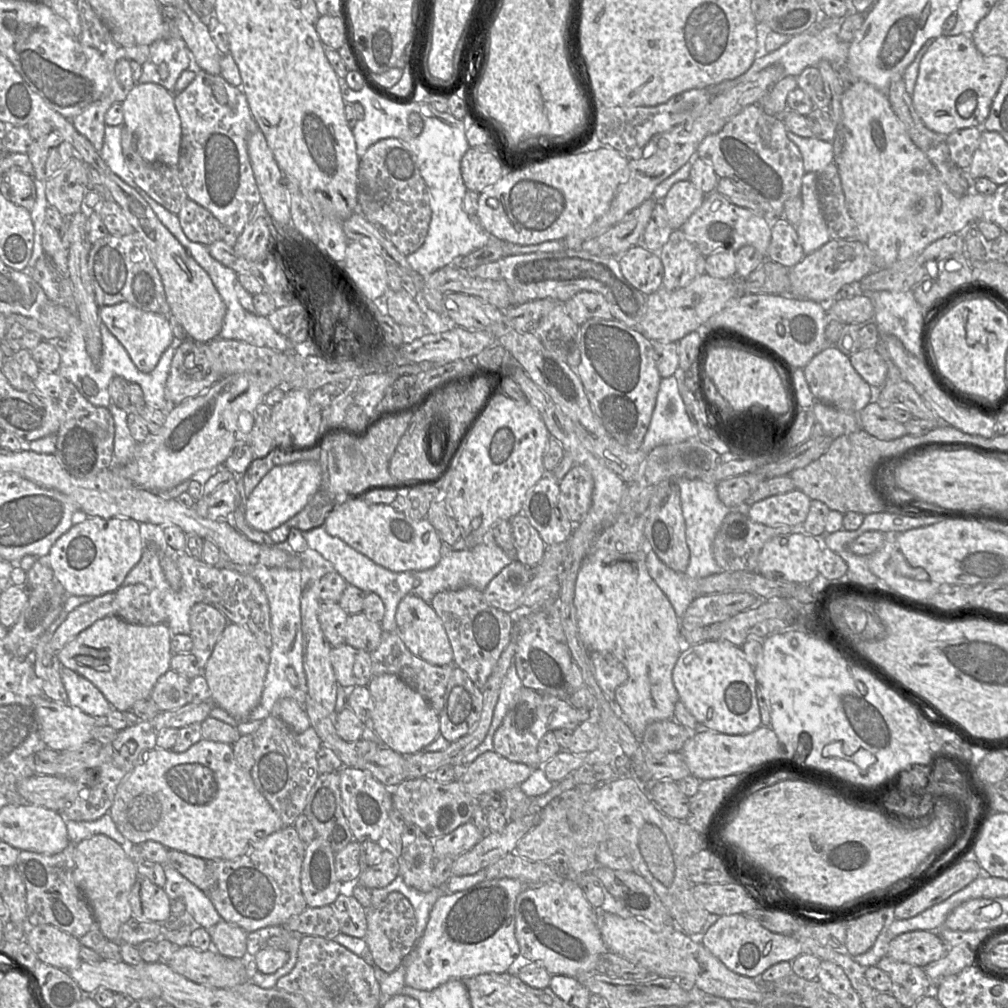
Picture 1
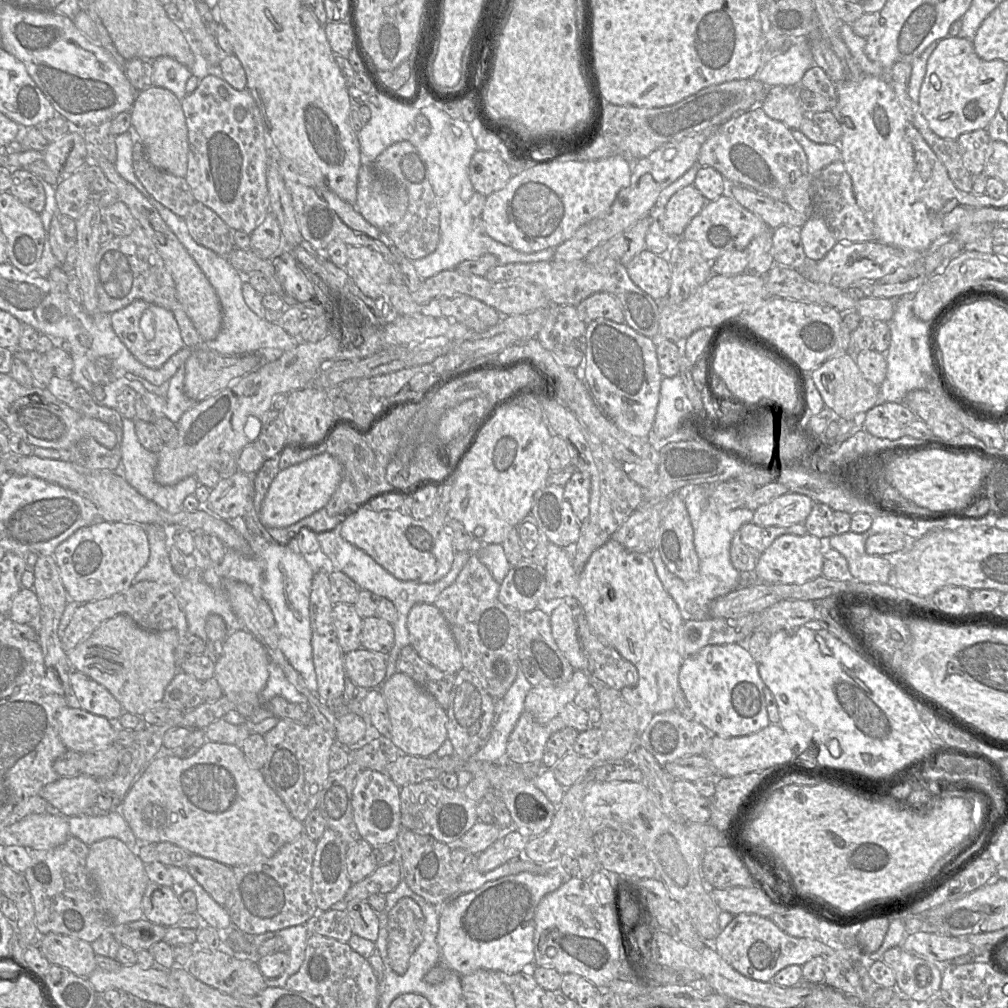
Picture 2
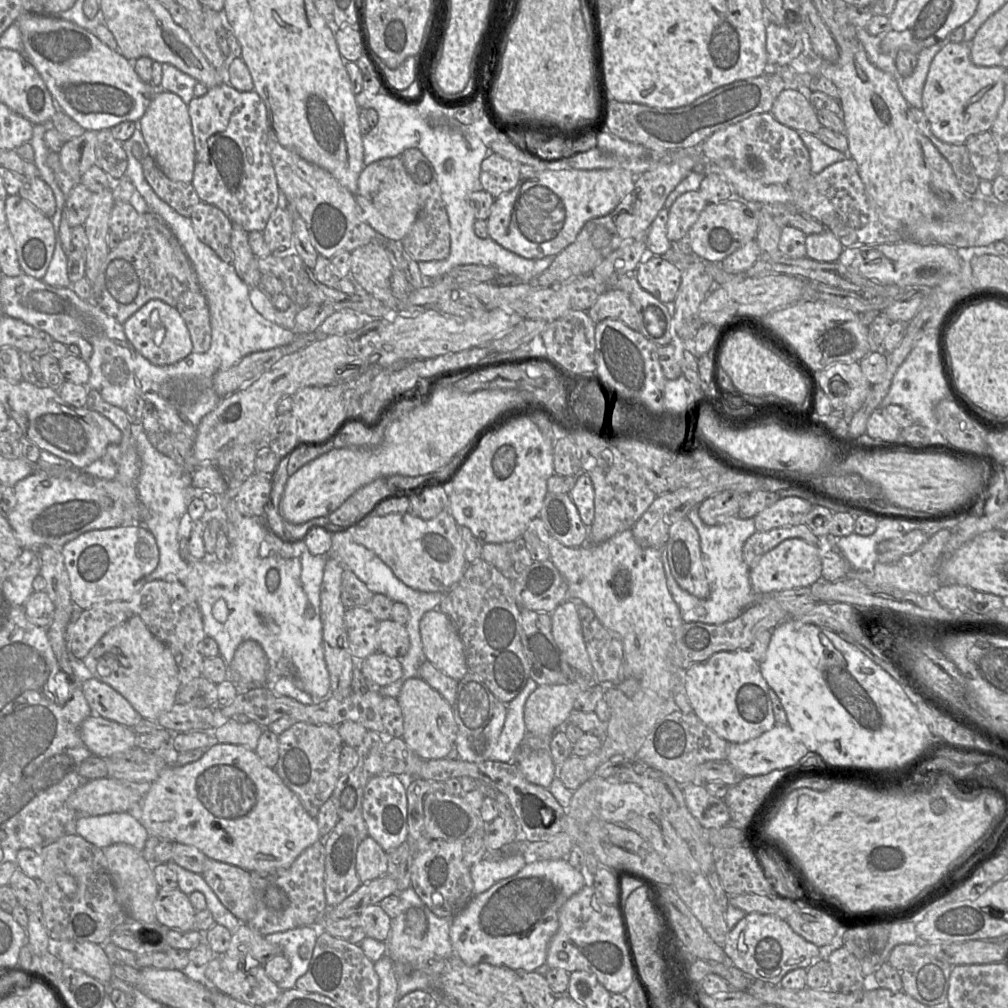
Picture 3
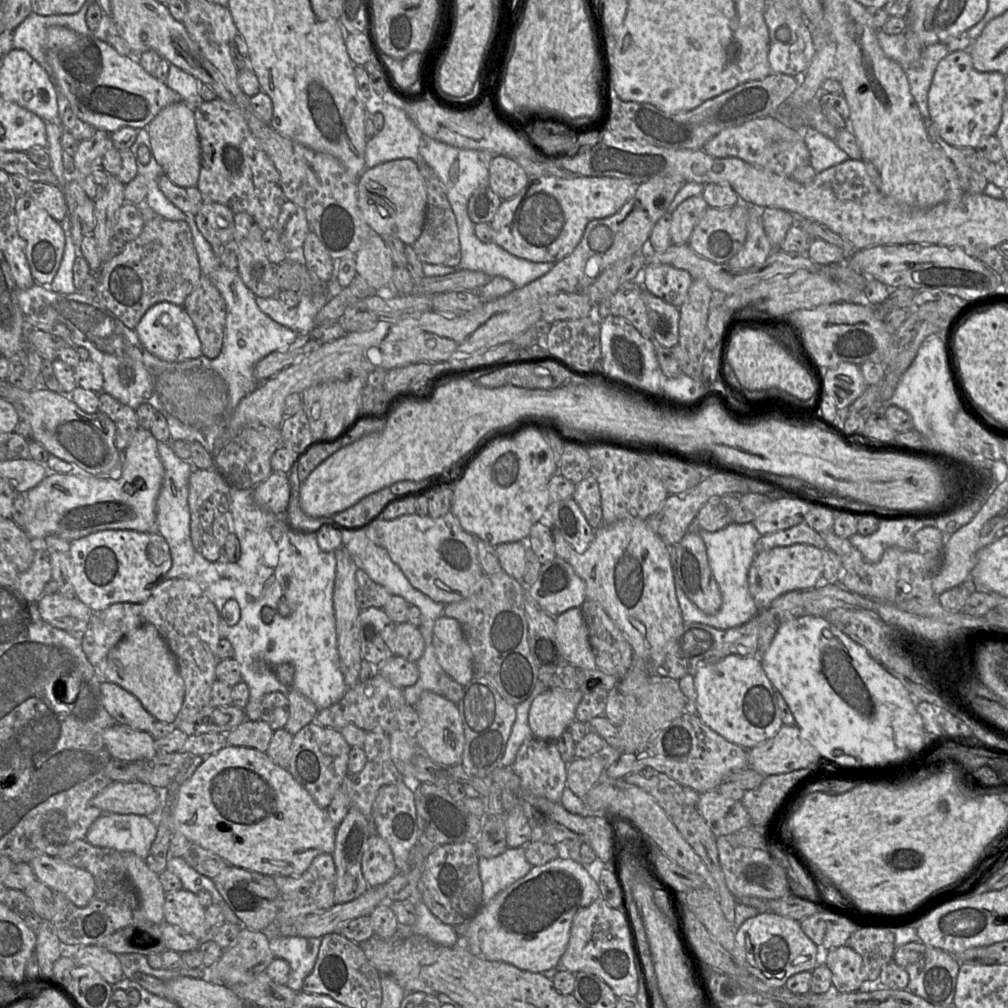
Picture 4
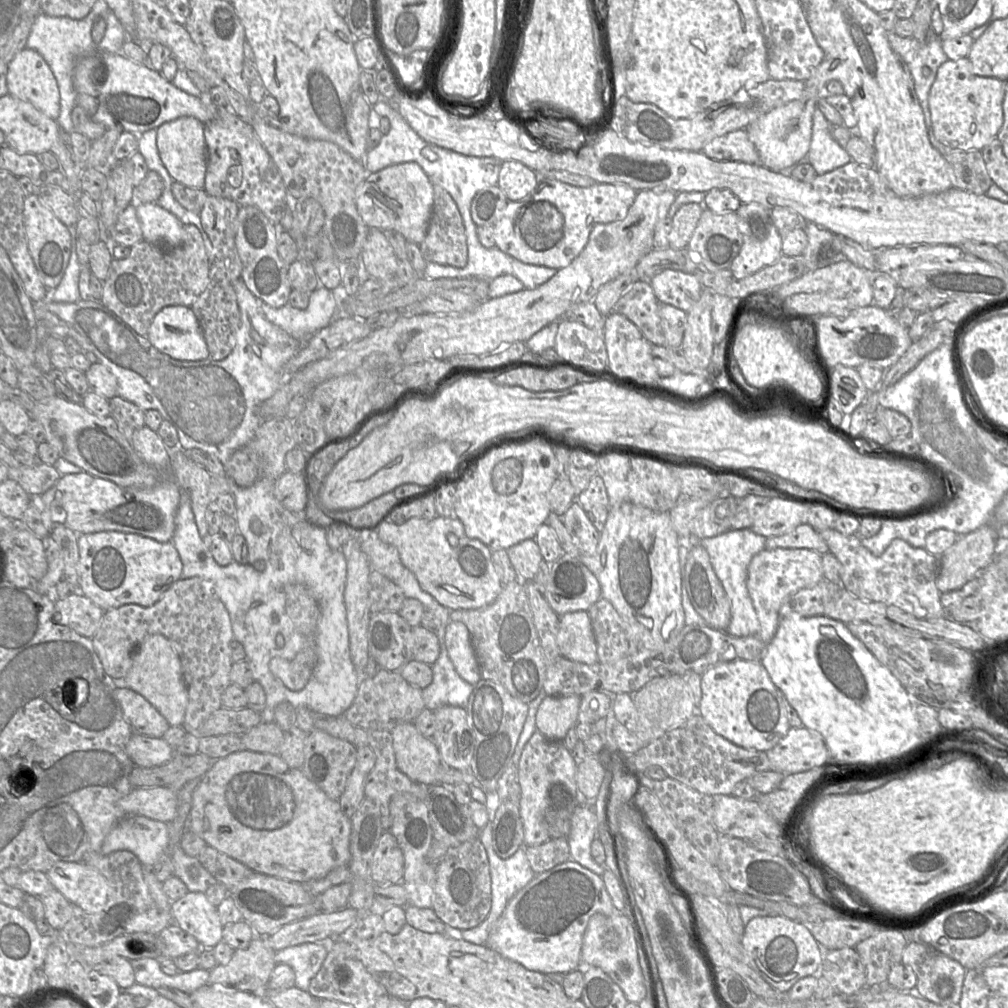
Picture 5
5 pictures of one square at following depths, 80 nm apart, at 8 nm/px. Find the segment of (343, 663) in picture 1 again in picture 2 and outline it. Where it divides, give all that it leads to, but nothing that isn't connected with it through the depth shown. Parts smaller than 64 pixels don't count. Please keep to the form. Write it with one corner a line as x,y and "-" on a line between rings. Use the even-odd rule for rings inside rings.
364,648
344,654
346,676
356,686
377,689
387,679
388,654

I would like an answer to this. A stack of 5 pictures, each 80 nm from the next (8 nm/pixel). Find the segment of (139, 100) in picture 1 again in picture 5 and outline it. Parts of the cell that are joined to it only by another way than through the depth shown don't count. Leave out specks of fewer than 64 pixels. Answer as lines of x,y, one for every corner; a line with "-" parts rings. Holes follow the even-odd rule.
191,116
166,122
157,129
156,145
160,159
175,182
194,189
203,189
208,161
204,124

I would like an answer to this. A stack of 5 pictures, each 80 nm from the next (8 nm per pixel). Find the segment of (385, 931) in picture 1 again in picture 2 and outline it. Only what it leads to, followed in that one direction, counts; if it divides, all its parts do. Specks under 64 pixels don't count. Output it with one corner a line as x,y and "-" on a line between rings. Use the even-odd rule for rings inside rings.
401,898
387,913
388,958
397,974
406,972
409,959
423,935
424,915
411,898

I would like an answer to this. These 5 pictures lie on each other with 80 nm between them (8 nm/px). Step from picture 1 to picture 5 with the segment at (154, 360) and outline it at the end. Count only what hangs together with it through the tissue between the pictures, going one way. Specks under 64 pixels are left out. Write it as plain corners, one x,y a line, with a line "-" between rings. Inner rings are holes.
190,307
162,308
154,316
146,338
159,352
178,361
210,357
203,331

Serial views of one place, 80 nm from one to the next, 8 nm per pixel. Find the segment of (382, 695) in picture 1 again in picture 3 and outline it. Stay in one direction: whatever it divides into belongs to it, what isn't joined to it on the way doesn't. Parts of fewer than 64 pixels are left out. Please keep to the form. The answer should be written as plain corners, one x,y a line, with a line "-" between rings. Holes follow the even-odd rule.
419,677
403,682
396,700
403,714
403,735
406,745
424,760
444,759
455,748
457,724
452,706

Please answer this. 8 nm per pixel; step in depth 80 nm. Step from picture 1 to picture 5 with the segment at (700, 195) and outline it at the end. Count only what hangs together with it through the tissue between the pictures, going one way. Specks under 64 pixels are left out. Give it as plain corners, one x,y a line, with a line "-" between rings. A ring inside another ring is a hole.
688,203
683,205
672,218
672,230
669,234
670,247
685,249
692,238
703,212
703,205

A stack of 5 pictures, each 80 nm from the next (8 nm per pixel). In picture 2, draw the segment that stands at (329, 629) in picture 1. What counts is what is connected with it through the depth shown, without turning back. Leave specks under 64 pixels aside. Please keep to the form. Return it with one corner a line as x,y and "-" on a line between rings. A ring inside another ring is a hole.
334,604
332,614
338,643
343,652
362,648
360,636
363,618
357,614
355,607
350,604

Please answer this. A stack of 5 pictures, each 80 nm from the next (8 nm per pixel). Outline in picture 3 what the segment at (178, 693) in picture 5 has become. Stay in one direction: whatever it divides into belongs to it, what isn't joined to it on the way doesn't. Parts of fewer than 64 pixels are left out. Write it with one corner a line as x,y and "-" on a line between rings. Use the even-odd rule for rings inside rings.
132,616
108,631
82,662
93,678
120,693
145,720
156,721
176,704
181,681
174,655
138,616

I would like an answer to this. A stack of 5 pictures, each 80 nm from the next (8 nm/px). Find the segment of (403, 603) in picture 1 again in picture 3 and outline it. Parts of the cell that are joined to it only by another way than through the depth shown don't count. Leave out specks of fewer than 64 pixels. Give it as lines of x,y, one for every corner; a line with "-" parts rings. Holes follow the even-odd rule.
439,609
429,610
420,620
419,632
426,660
460,681
469,669
463,642
451,619

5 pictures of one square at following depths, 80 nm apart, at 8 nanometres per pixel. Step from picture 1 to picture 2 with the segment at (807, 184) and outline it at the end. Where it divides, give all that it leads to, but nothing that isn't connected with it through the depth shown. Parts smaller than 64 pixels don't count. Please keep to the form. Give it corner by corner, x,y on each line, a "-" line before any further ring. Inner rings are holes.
816,215
800,228
800,235
808,260
821,260
837,243
825,221

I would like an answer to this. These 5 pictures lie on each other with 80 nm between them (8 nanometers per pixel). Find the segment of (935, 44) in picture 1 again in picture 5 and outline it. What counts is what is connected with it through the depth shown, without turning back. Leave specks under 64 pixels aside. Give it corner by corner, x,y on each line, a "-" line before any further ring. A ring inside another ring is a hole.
969,57
948,59
937,69
928,97
933,135
953,149
982,150
997,138
1003,125
1005,92
1004,81
973,73

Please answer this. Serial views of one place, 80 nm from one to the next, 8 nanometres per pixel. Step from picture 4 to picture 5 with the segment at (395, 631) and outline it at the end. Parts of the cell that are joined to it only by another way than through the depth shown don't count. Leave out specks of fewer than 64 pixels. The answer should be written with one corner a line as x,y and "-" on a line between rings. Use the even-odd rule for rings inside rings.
412,626
407,634
404,651
408,660
432,665
441,652
442,645
438,636
431,629

